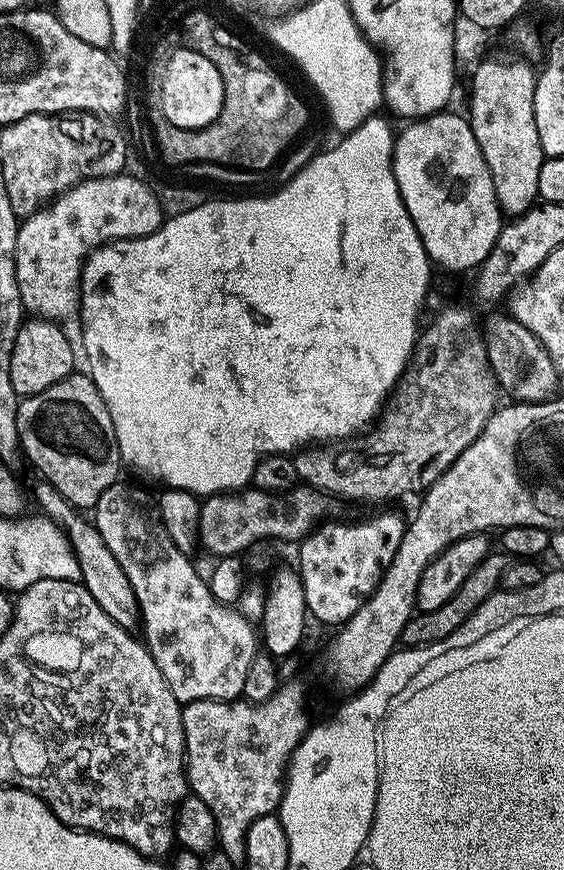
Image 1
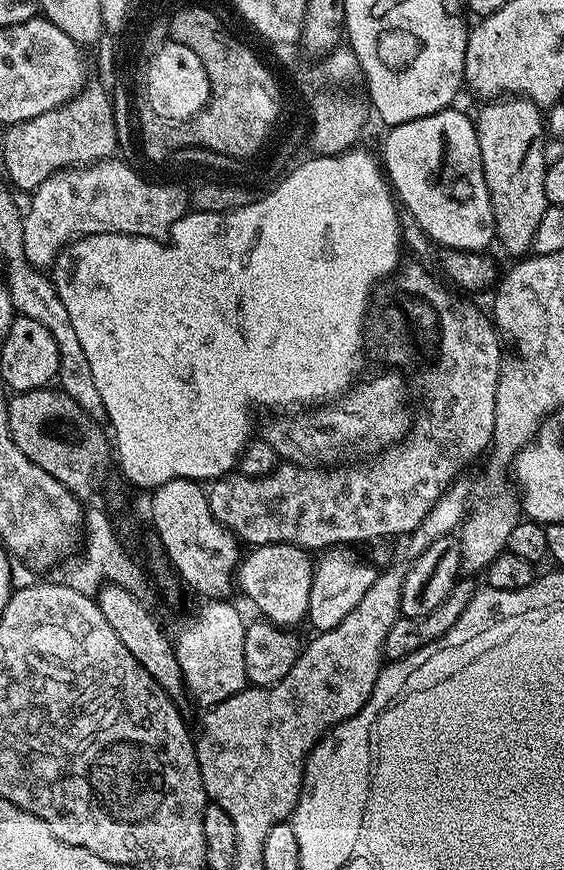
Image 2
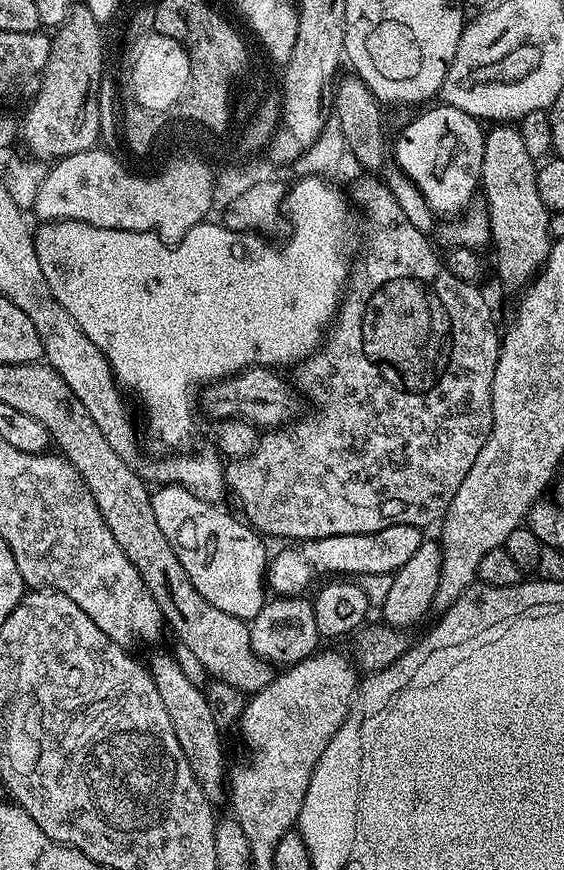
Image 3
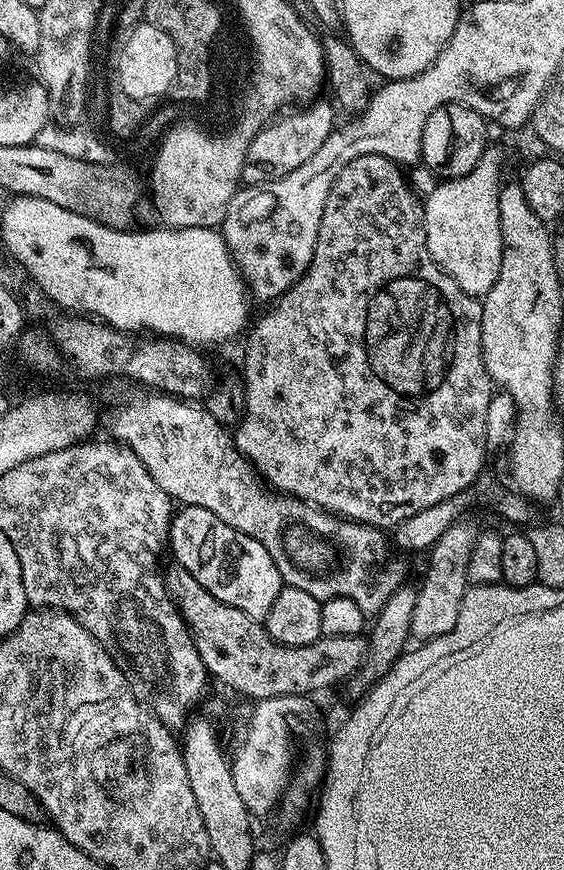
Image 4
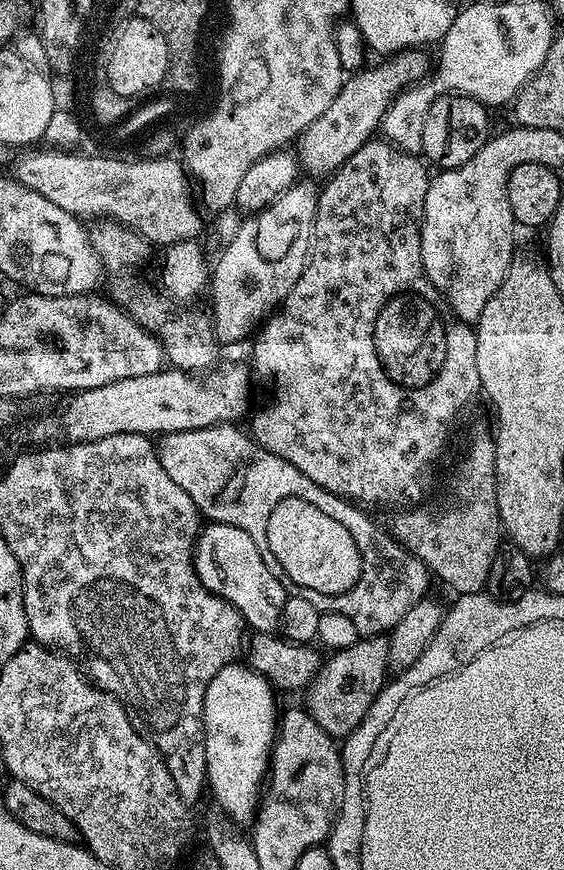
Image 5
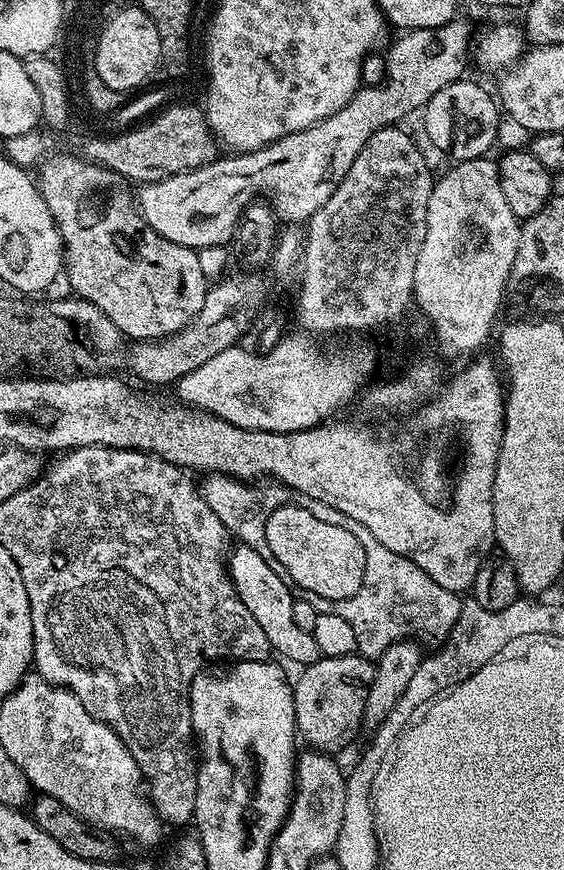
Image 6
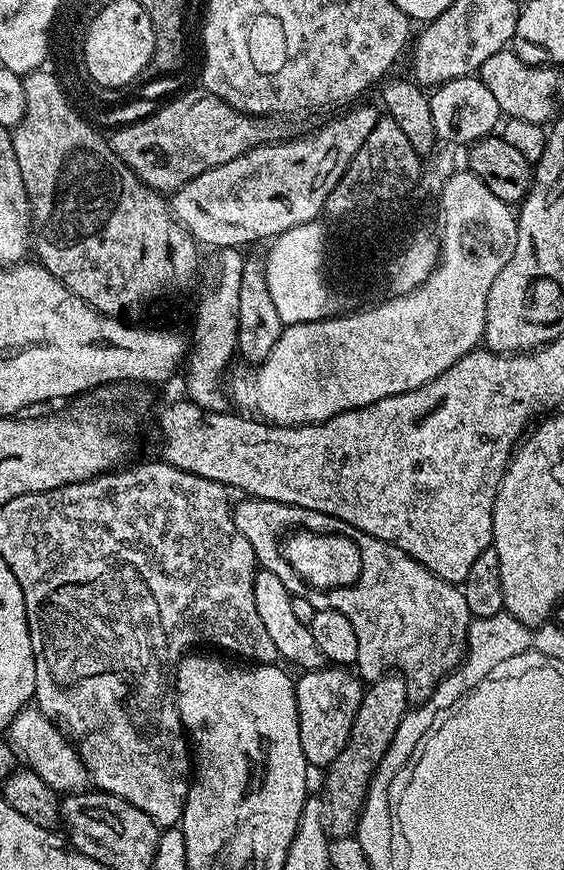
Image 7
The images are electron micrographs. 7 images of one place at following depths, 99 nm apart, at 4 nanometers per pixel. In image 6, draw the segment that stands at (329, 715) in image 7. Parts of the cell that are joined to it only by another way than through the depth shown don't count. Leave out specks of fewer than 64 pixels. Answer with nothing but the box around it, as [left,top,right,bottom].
[292,654,376,754]

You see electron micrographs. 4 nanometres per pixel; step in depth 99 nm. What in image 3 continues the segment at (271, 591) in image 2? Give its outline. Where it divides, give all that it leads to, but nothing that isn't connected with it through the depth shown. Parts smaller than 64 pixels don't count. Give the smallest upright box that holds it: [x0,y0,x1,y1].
[266,523,425,596]

